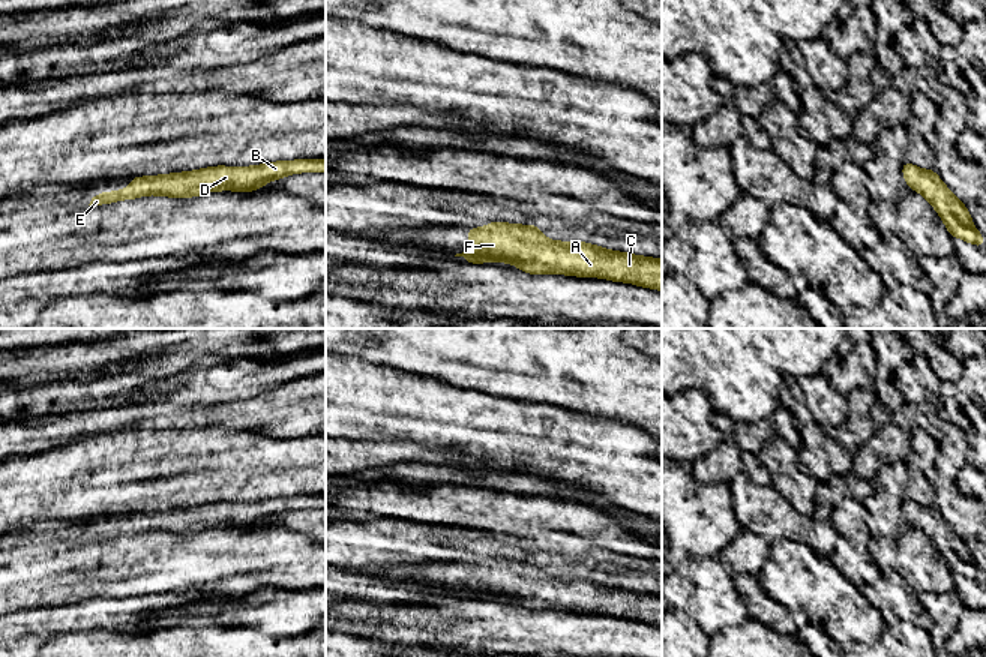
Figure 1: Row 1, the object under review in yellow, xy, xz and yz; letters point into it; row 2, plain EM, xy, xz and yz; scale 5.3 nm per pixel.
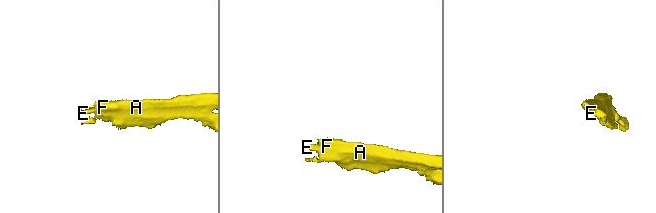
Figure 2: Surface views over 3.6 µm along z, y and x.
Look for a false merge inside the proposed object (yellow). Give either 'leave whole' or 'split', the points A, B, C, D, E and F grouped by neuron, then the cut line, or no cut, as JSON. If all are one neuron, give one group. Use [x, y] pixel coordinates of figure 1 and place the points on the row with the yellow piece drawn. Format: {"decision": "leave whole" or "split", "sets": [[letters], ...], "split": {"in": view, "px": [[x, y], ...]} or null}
{"decision": "leave whole", "sets": [["A", "B", "C", "D", "E", "F"]], "split": null}

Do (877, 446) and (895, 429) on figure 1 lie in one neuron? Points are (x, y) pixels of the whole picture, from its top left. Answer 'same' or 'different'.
same

